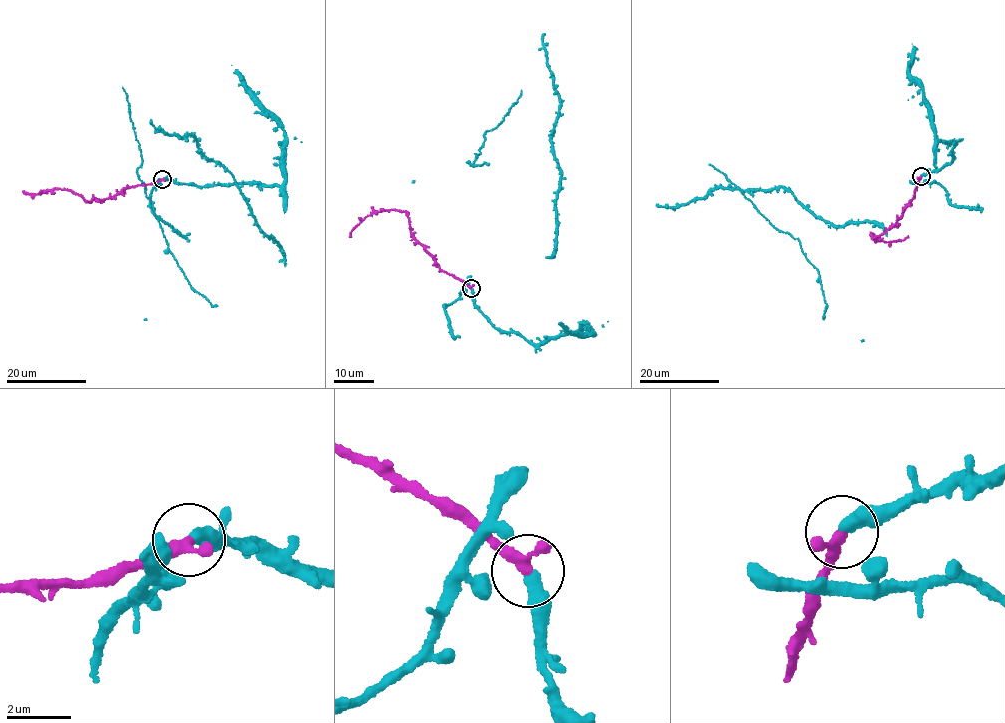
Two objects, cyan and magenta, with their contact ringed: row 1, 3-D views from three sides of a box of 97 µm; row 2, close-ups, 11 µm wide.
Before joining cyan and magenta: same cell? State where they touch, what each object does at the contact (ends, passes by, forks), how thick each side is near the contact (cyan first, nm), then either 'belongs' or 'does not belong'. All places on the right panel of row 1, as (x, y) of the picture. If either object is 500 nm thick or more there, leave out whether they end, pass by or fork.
at (921, 176); cyan passes by; magenta passes by; 260 nm thick on the cyan side, 280 nm on the other; belongs

